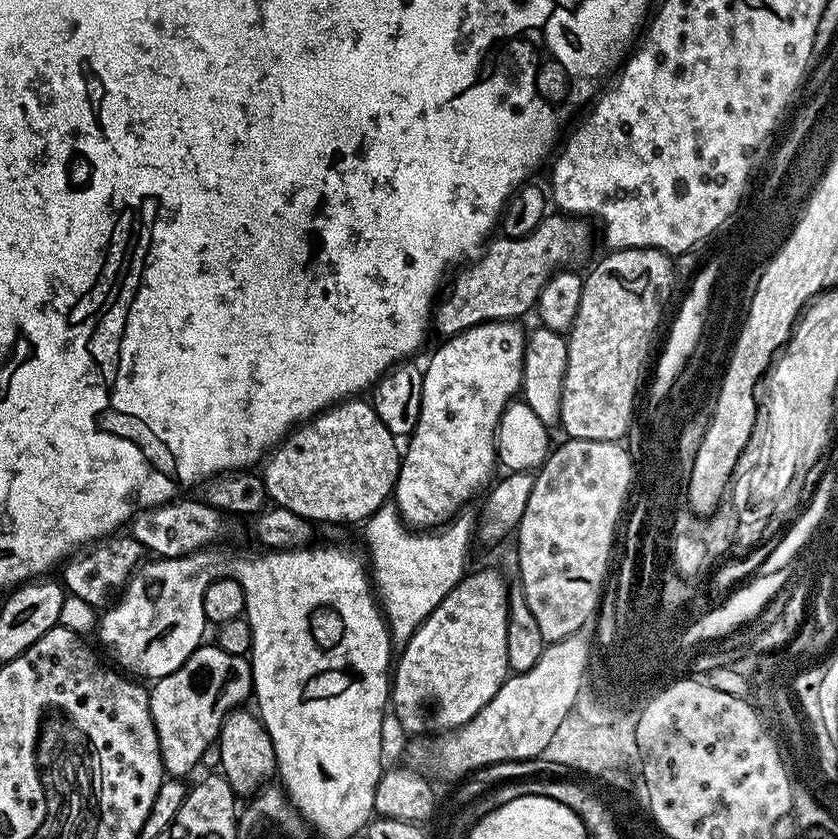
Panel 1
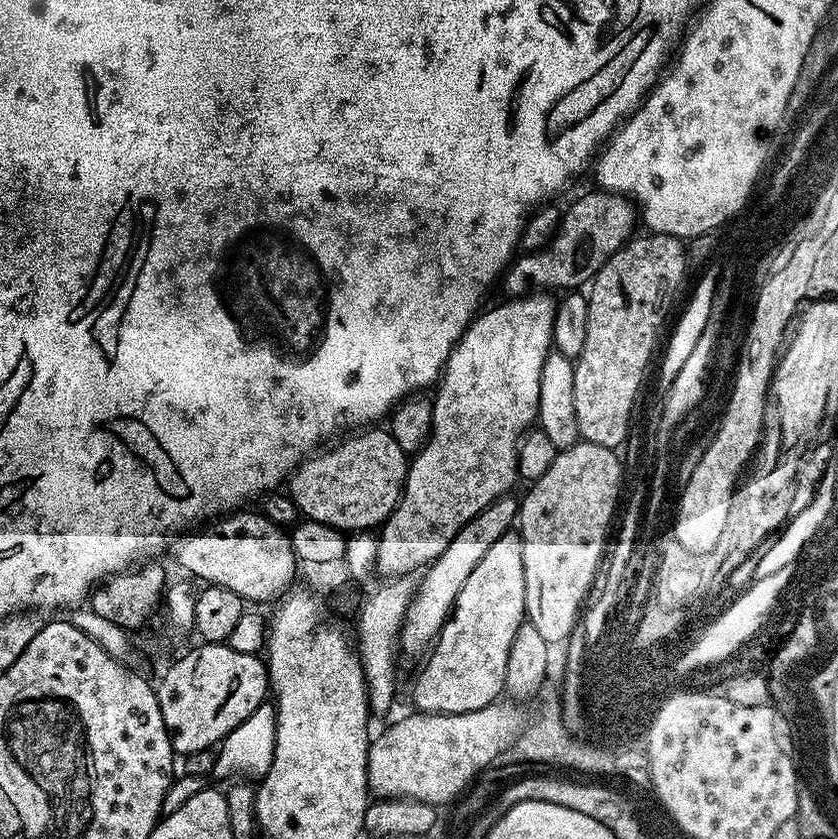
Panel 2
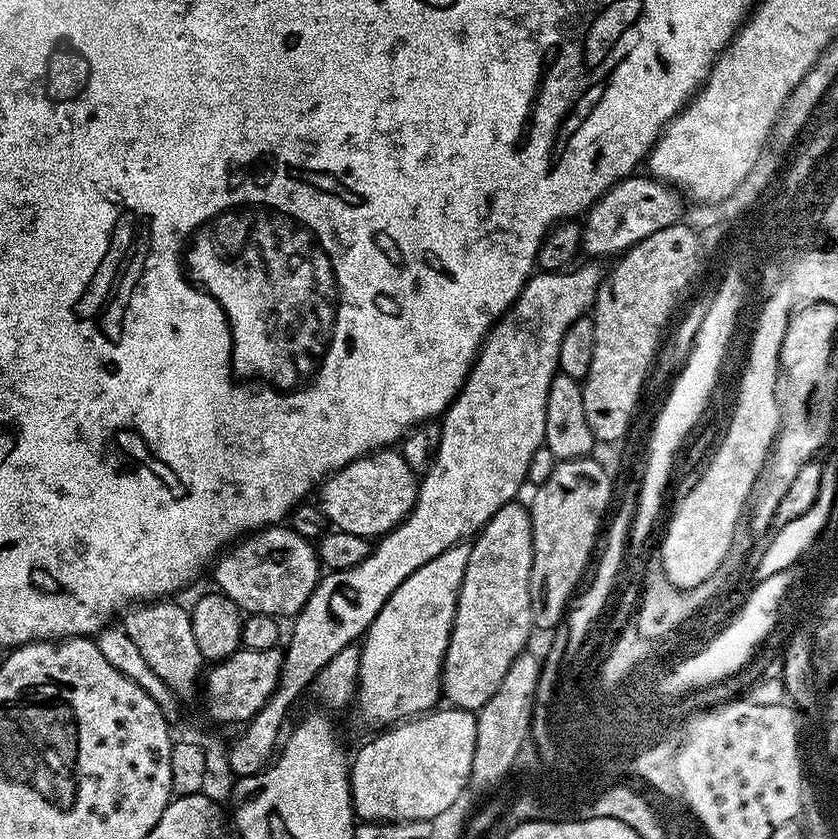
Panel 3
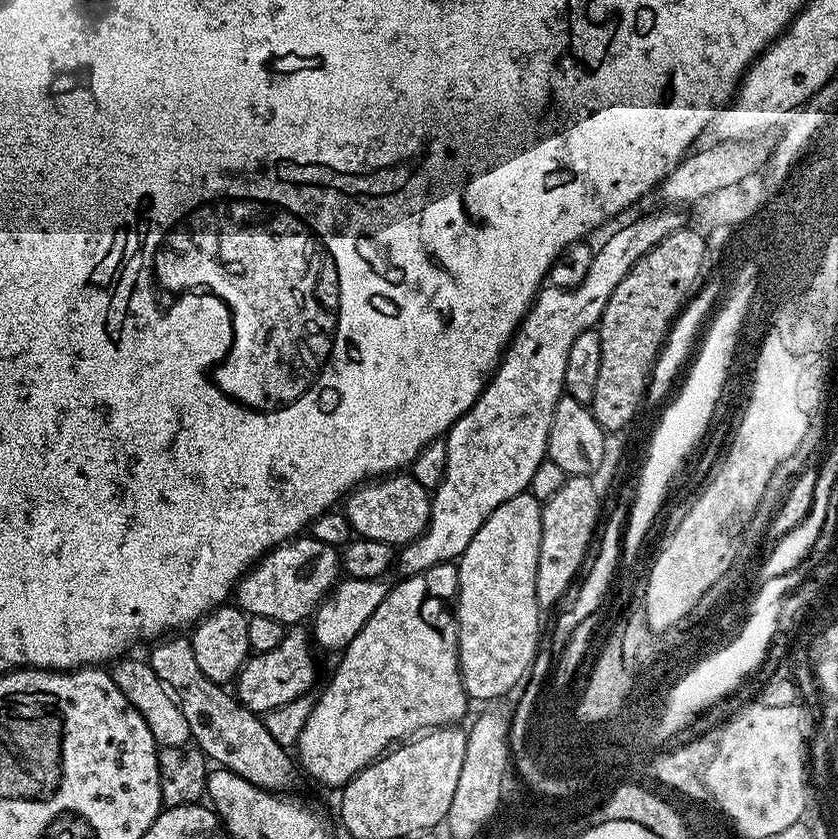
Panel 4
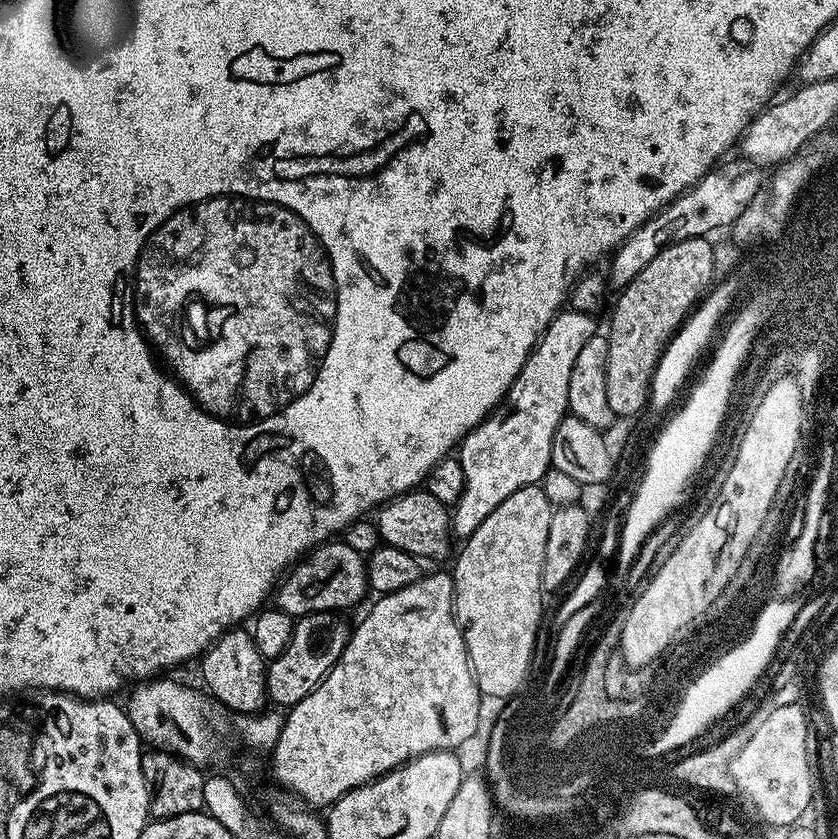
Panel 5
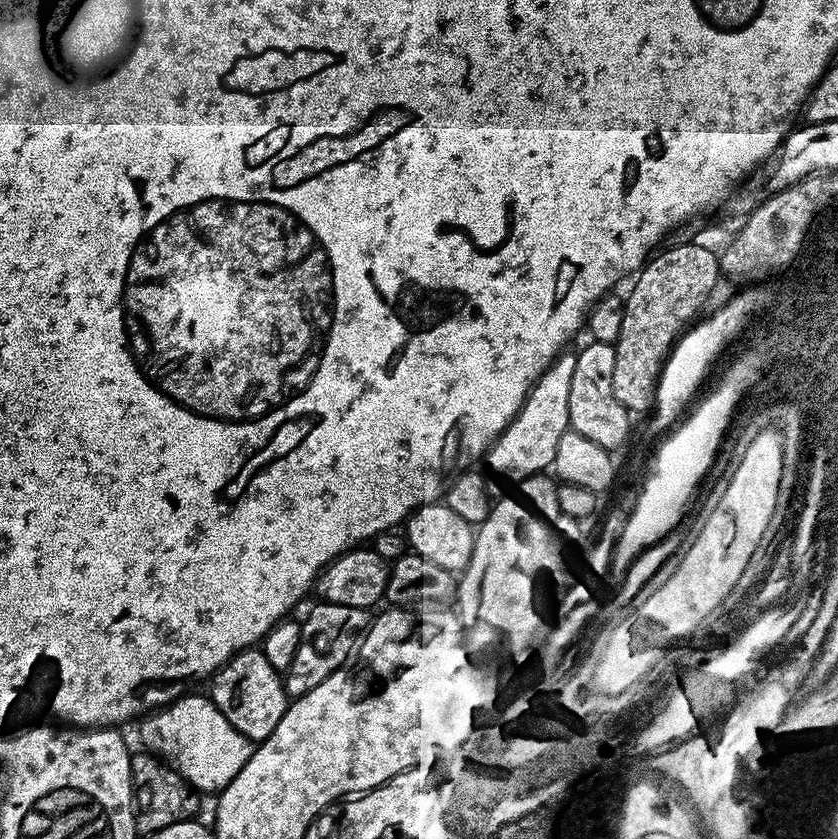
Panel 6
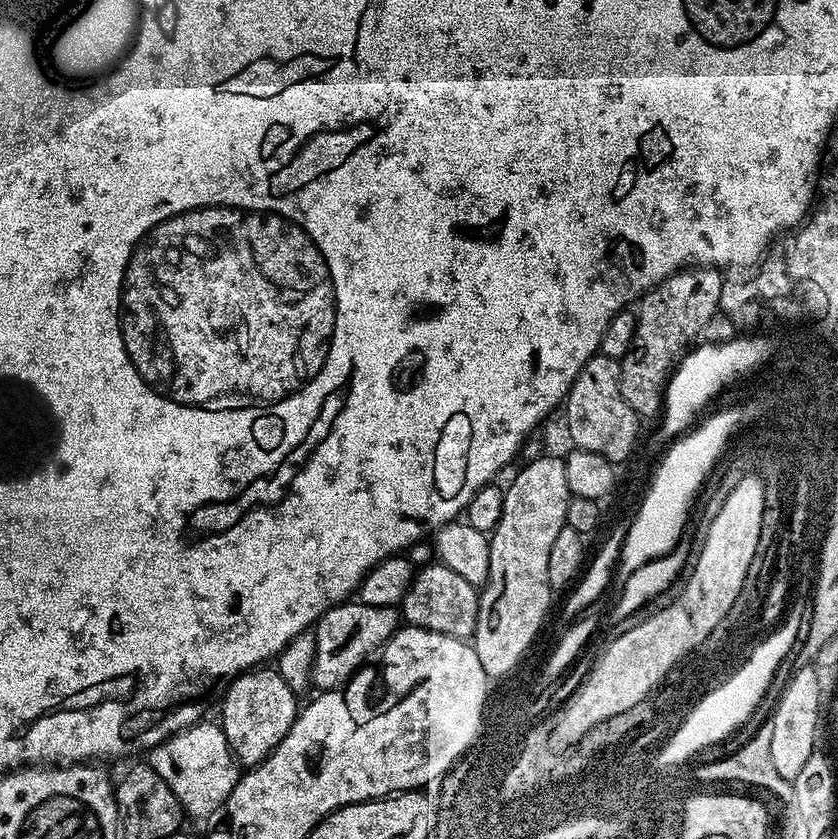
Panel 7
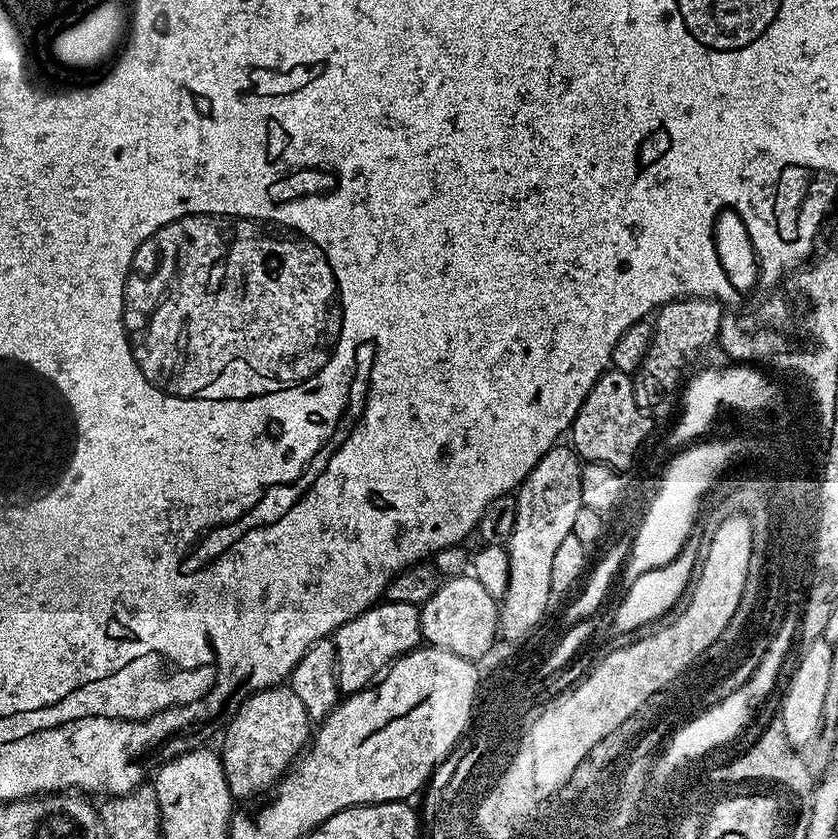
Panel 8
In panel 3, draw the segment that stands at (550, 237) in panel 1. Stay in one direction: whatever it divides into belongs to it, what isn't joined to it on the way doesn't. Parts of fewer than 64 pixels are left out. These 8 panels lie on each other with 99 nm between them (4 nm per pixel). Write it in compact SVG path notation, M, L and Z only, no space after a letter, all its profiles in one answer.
M633 174L626 180L620 180L602 199L587 209L582 220L582 252L585 257L619 257L650 234L658 234L658 230L666 230L666 226L681 223L686 212L681 193L663 180L648 174L640 175Z

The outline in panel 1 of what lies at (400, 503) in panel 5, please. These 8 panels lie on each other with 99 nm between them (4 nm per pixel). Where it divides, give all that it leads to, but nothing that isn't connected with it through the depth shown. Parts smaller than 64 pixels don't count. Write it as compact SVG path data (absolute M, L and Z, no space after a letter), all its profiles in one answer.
M349 398L341 400L332 405L330 408L324 409L318 416L312 417L311 420L295 427L283 441L276 445L271 452L268 453L266 459L262 464L262 475L264 477L264 485L268 491L269 501L277 508L285 508L286 510L294 510L294 514L298 514L304 520L319 522L325 520L328 524L352 524L363 522L368 517L373 516L380 507L389 503L390 497L396 491L396 479L400 473L400 458L402 455L402 448L397 437L390 434L390 430L386 430L386 426L382 422L382 418L378 418L376 409L372 407L371 403L364 398Z

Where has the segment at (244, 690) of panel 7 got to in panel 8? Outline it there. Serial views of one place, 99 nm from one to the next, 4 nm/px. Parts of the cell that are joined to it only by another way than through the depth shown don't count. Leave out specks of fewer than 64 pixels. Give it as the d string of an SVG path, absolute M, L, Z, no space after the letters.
M291 686L267 688L247 697L236 715L227 721L226 727L228 737L222 751L224 773L237 801L248 800L255 792L264 792L268 787L269 791L308 747L314 732L306 706L302 706Z

